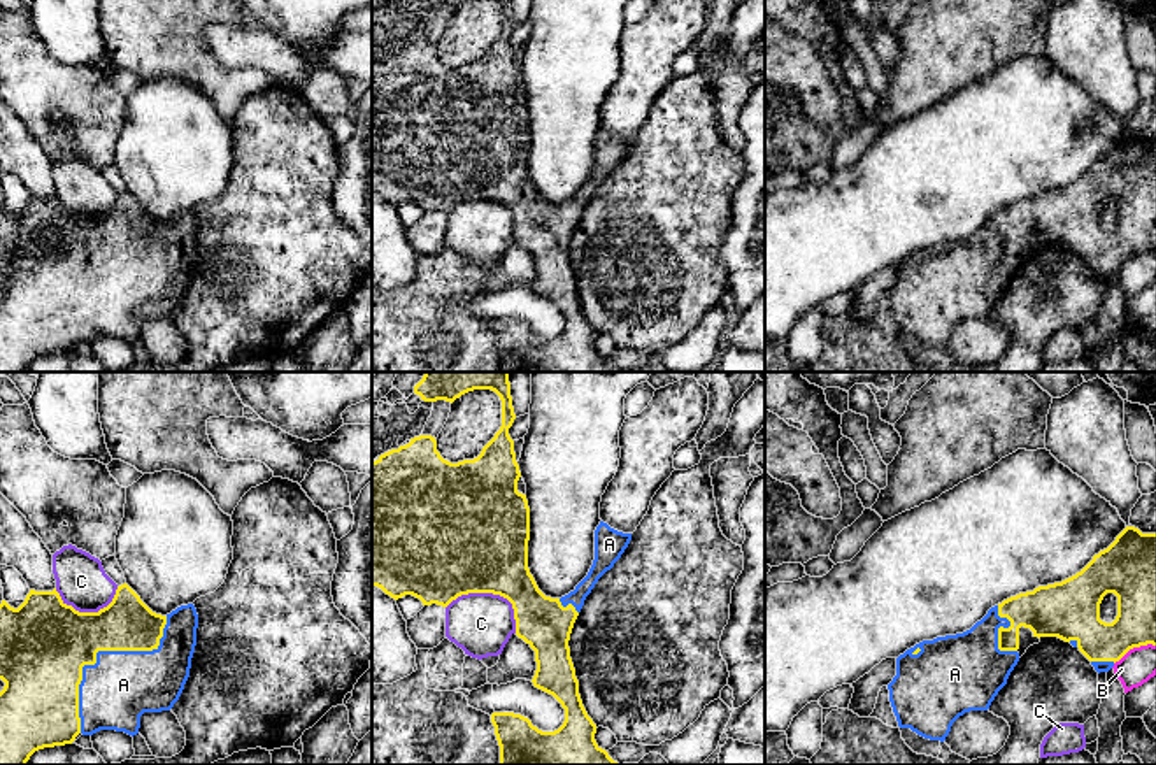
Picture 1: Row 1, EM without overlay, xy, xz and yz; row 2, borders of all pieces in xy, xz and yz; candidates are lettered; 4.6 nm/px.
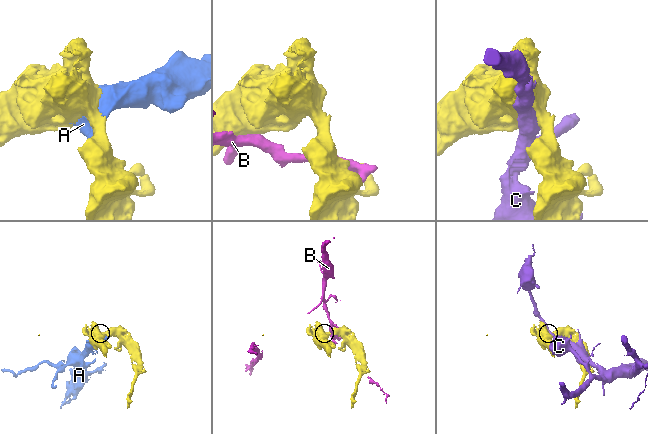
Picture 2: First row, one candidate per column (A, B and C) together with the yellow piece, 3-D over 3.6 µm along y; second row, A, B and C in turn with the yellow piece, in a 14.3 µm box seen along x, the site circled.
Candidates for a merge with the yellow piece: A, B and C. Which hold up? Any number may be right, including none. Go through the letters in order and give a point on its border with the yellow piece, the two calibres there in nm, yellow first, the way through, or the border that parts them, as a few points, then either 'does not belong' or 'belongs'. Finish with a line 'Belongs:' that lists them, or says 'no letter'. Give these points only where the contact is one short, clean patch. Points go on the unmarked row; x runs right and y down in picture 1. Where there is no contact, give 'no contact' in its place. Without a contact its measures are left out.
A: meets yellow in xy at (99, 257); 400 nm thick on the yellow side, 320 nm on the other; belongs
B: meets yellow in yz at (1134, 253); 190 nm thick on the yellow side, 160 nm on the other; does not belong
C: meets yellow in xz at (493, 200); 460 nm thick on the yellow side, 280 nm on the other; does not belong
Belongs: A

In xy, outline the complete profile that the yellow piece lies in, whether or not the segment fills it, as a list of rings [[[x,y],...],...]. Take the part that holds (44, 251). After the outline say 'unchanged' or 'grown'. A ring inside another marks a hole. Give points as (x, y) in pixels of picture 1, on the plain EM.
[[[125,189],[118,193],[112,209],[98,219],[79,219],[67,212],[56,195],[53,198],[30,197],[25,209],[14,216],[5,207],[0,211],[0,286],[5,290],[0,298],[0,372],[26,372],[30,363],[44,354],[72,351],[79,340],[93,342],[100,337],[116,337],[137,342],[144,319],[170,318],[179,307],[189,284],[191,265],[196,253],[198,221],[193,211],[181,212],[167,223],[153,219],[140,204]]]; grown

